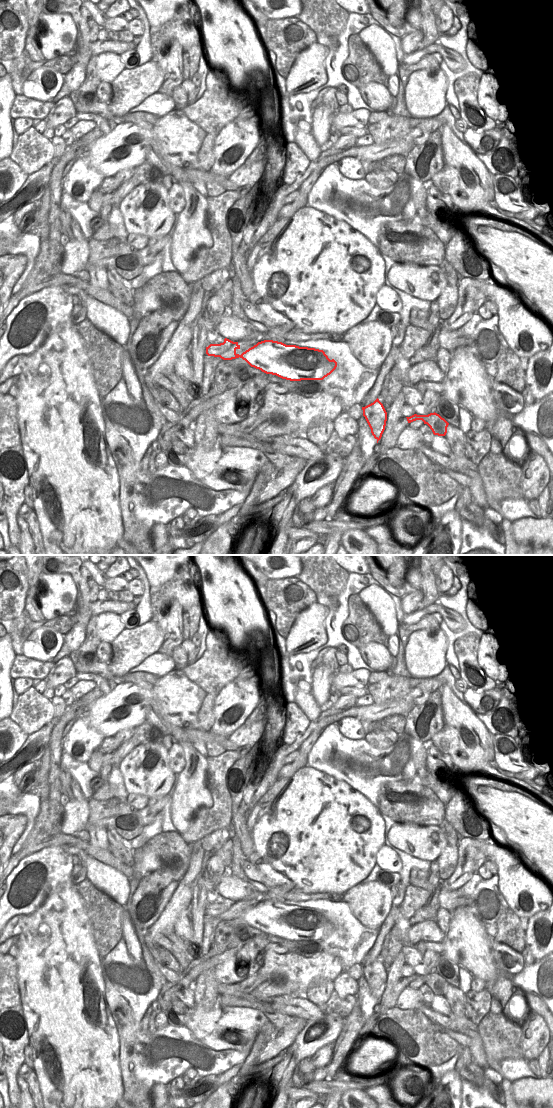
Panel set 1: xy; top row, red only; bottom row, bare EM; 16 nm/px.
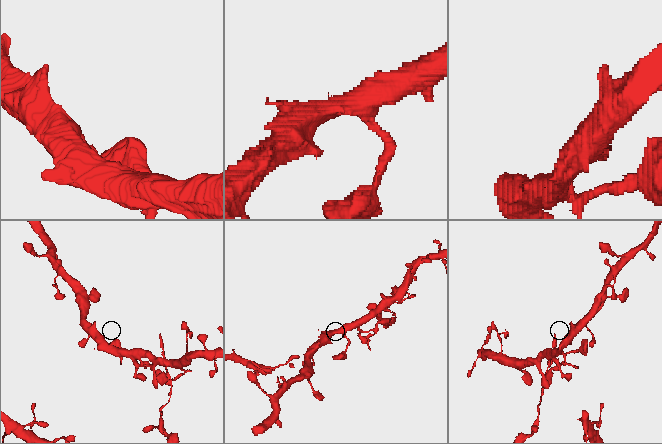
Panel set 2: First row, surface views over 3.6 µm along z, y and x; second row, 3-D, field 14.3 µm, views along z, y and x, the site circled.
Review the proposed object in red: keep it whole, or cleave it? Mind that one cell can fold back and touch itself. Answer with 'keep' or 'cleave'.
cleave

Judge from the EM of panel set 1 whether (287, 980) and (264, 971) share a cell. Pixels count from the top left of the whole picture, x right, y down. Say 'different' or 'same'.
same

